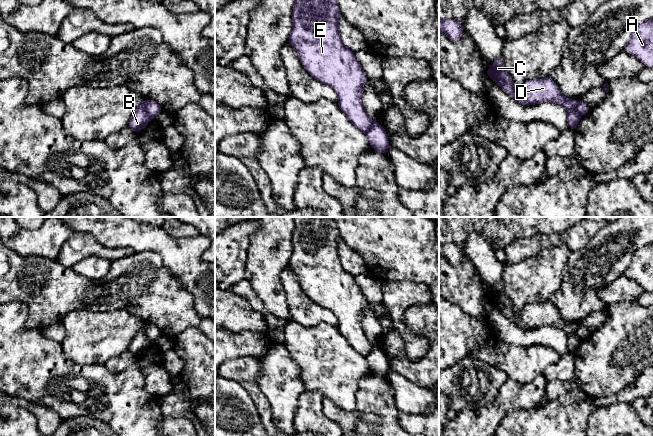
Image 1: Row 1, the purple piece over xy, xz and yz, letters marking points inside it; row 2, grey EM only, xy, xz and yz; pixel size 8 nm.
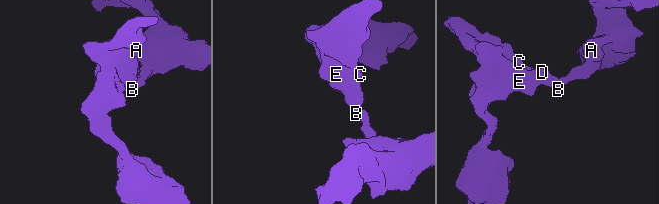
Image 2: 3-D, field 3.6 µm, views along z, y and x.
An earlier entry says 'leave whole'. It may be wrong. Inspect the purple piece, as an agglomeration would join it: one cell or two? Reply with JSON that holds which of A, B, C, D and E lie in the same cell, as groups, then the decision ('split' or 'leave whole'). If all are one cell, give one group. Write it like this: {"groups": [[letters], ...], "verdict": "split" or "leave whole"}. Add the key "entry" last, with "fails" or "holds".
{"groups": [["A"], ["B", "C", "D", "E"]], "verdict": "split", "entry": "fails"}

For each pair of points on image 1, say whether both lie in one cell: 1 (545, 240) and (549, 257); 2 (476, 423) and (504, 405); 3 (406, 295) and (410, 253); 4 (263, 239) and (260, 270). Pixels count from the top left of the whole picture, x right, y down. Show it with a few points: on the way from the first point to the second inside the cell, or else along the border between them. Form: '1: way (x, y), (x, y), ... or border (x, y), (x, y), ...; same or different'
1: border (558, 244), (544, 248), (526, 258); different
2: way (483, 421), (497, 409); same
3: border (383, 281), (422, 282), (428, 289); different
4: way (263, 247), (263, 262); same

